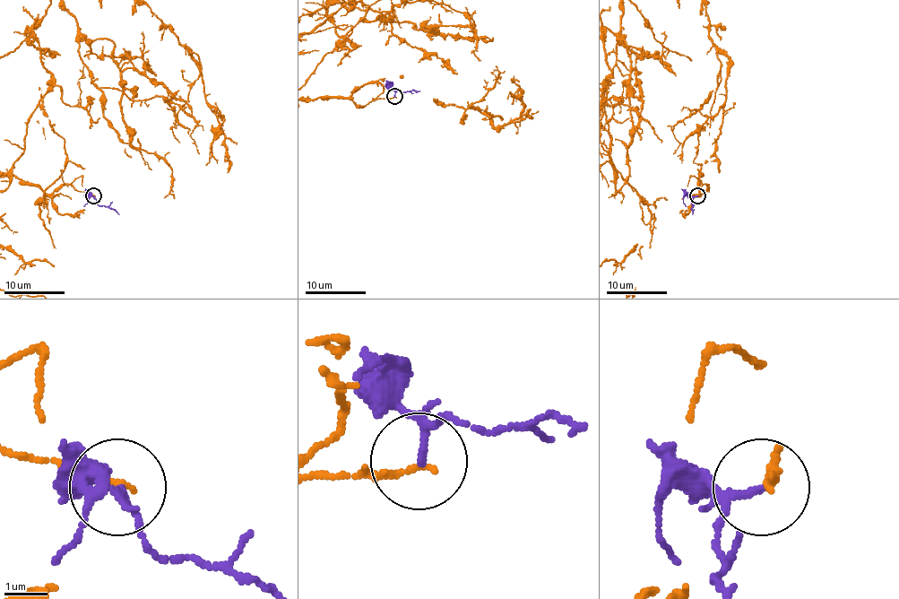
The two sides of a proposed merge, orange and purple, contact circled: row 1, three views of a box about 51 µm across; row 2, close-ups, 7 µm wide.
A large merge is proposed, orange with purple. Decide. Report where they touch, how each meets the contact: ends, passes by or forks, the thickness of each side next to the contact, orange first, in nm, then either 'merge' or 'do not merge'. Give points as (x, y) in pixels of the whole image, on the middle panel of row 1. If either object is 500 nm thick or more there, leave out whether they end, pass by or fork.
(394, 96) | orange ends | purple forks | 140/100 nm | do not merge

